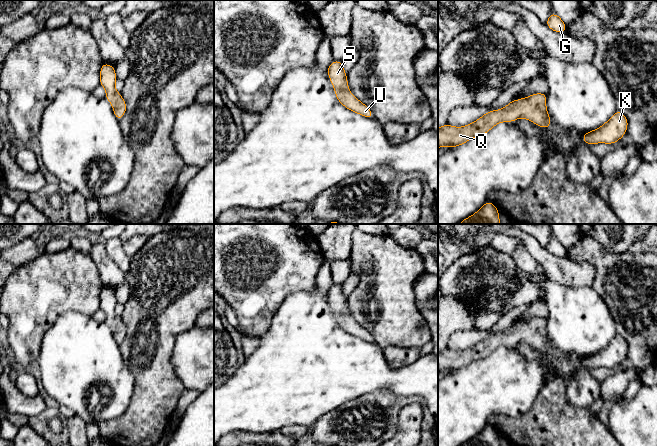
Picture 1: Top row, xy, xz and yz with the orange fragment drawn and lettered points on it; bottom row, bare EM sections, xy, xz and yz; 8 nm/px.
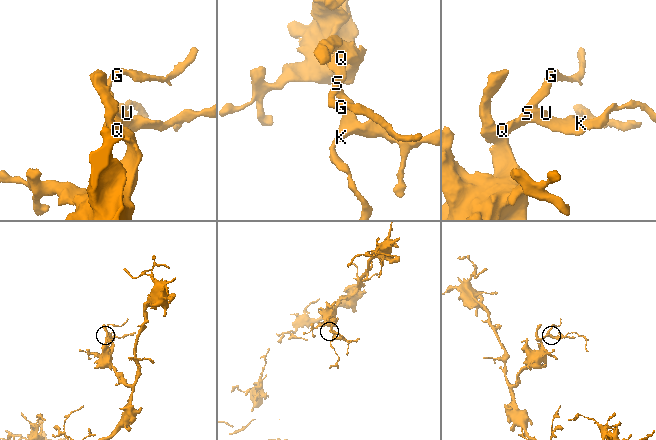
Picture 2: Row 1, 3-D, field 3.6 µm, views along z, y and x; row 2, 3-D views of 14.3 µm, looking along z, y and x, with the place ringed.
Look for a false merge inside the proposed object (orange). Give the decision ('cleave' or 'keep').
keep

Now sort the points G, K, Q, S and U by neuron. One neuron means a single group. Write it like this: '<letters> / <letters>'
G K Q S U

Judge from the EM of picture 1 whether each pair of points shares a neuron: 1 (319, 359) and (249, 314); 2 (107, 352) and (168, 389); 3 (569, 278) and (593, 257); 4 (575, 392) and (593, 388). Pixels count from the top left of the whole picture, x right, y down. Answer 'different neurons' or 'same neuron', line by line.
1: different neurons
2: different neurons
3: different neurons
4: same neuron

